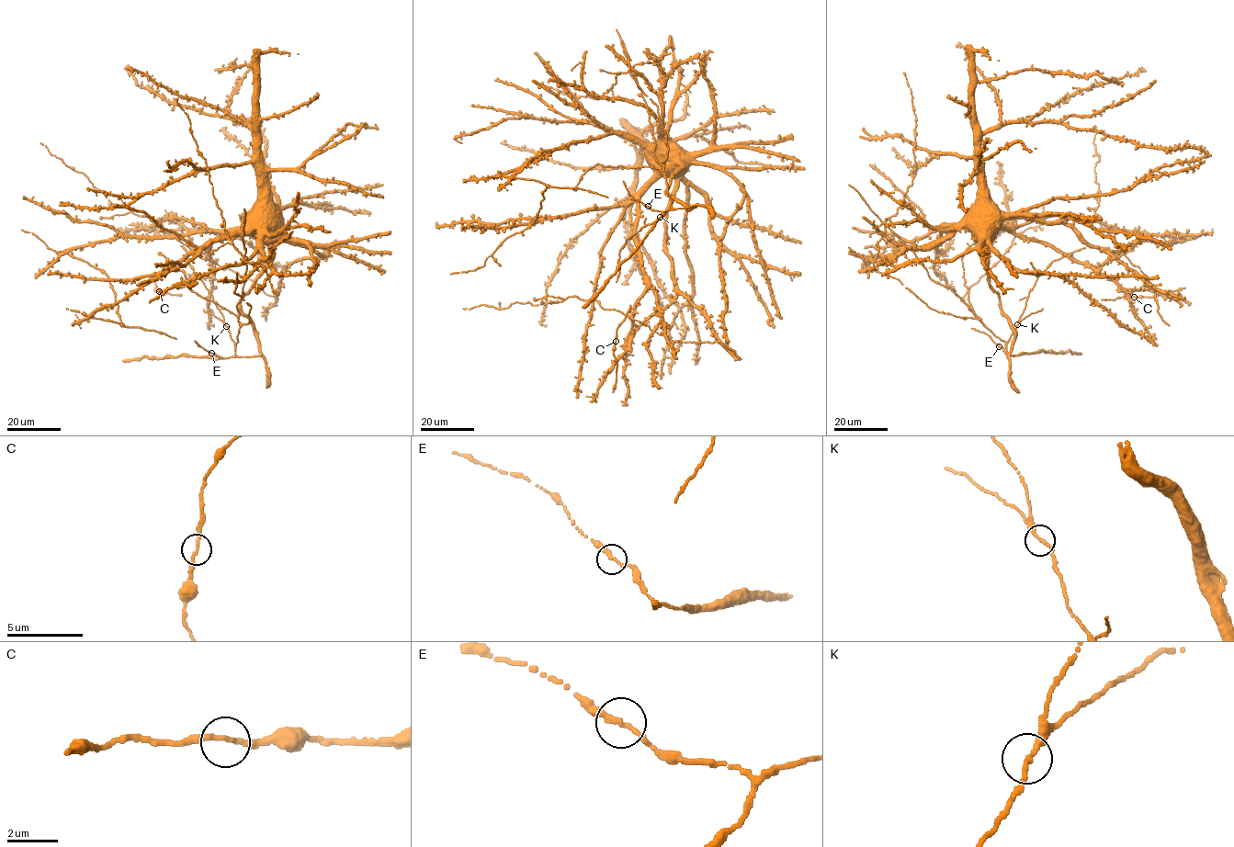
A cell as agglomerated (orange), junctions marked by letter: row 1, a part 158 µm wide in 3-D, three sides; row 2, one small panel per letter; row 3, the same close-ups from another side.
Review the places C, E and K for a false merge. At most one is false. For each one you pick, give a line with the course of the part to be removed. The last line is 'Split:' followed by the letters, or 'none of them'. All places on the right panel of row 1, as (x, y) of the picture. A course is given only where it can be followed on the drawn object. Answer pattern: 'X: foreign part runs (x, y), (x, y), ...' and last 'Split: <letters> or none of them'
Split: none of them

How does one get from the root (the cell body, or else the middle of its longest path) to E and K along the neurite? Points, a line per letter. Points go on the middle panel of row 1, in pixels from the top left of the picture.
E: (666, 145), (665, 142), (673, 142), (682, 166), (665, 191), (686, 208), (696, 206), (661, 212), (647, 206)
K: (666, 145), (673, 142), (682, 166), (665, 191), (686, 208), (696, 205), (671, 207), (660, 217)

